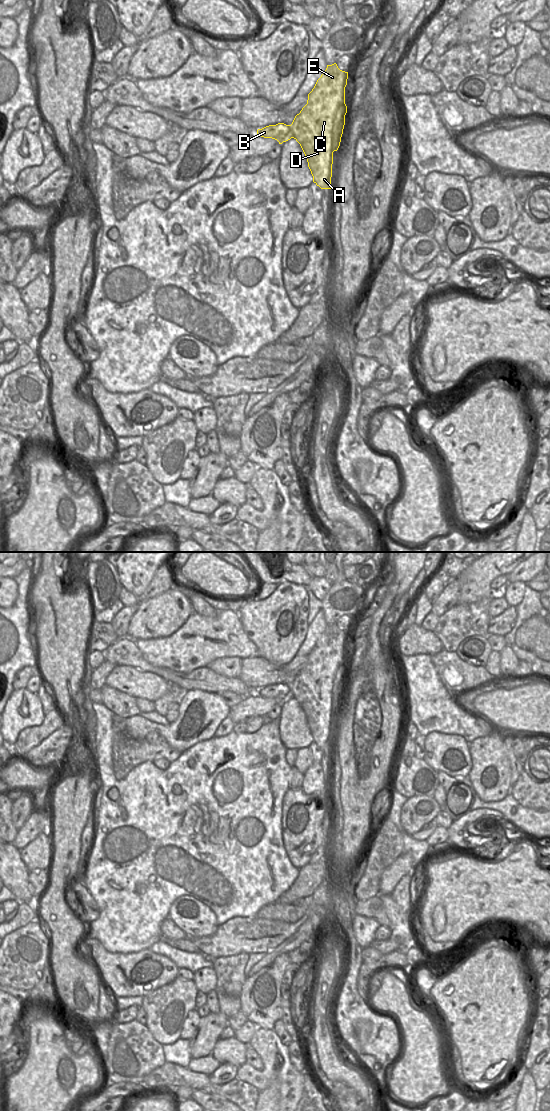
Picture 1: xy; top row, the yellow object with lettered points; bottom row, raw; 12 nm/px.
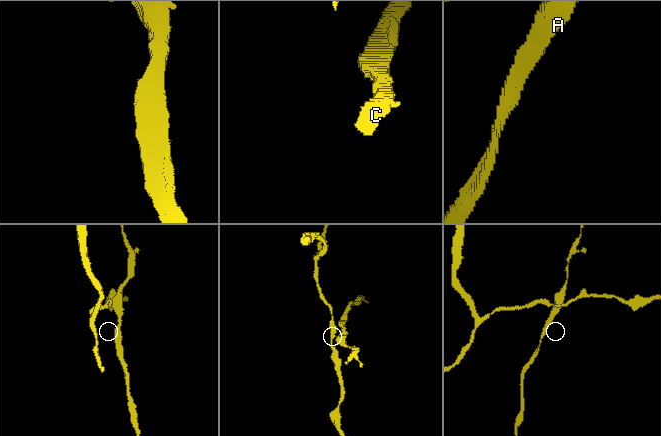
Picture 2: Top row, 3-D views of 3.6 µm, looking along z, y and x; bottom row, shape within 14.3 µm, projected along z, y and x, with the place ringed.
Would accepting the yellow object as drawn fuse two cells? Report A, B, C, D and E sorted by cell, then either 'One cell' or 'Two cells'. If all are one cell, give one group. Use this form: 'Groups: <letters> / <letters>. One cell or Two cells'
Groups: A C D E / B. Two cells.

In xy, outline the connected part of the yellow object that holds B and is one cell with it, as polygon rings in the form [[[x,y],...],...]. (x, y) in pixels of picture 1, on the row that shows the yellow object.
[[[278,123],[276,125],[269,125],[257,130],[257,134],[264,138],[272,138],[282,144],[293,138],[291,125]]]

